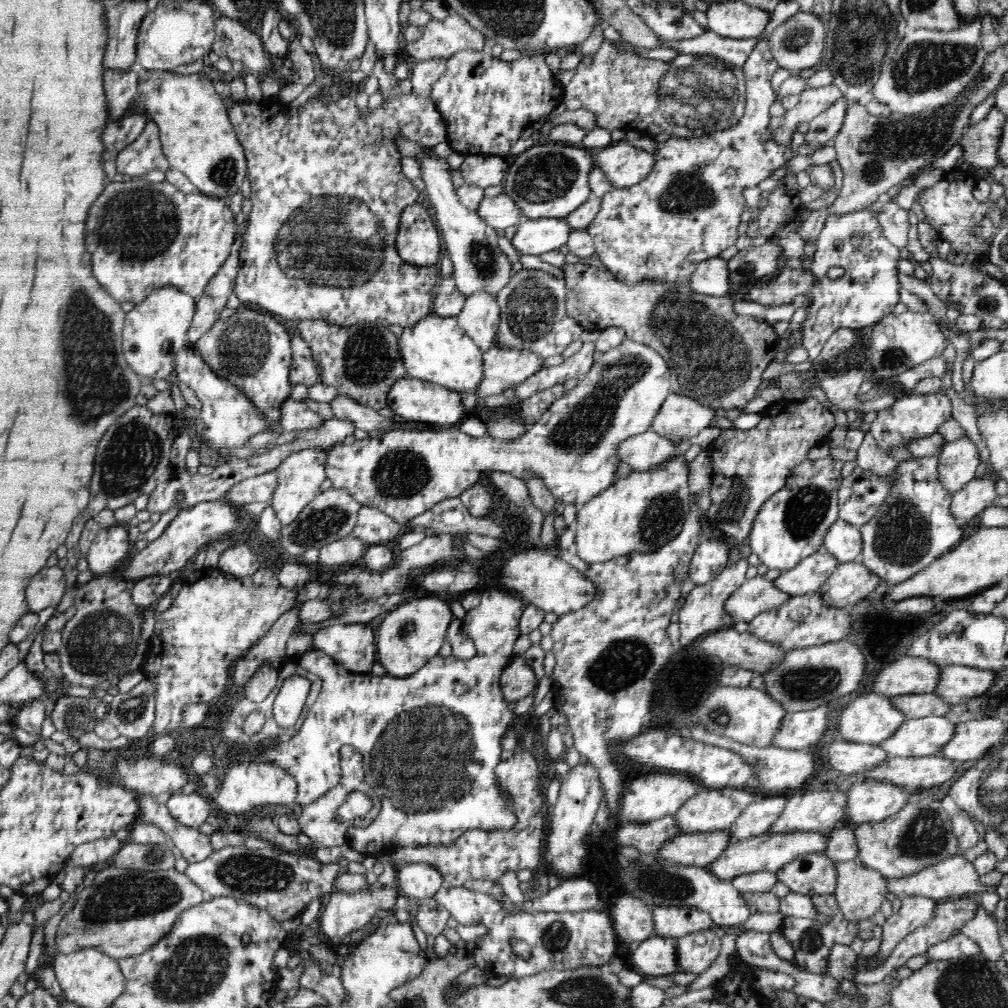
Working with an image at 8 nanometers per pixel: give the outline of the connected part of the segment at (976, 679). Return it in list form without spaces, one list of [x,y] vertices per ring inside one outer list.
[[[944,665],[940,668],[936,693],[951,705],[964,704],[970,698],[976,698],[988,692],[994,680],[996,680],[996,671]]]

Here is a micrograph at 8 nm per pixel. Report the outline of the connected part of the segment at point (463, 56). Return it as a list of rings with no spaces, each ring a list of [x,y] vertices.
[[[467,49],[455,52],[446,64],[446,73],[432,84],[429,99],[445,120],[447,141],[453,151],[468,158],[474,155],[493,155],[509,159],[510,149],[521,140],[522,130],[531,123],[546,118],[566,99],[565,88],[559,83],[558,76],[547,67],[543,54],[523,53],[519,59],[507,62],[484,50]]]

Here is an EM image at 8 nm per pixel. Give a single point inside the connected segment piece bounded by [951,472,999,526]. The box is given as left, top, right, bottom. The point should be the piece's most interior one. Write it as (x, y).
(980, 493)

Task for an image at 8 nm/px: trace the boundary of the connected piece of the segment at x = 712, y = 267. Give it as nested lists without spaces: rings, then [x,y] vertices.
[[[720,256],[698,264],[688,283],[698,295],[722,297],[732,292],[727,261]]]

